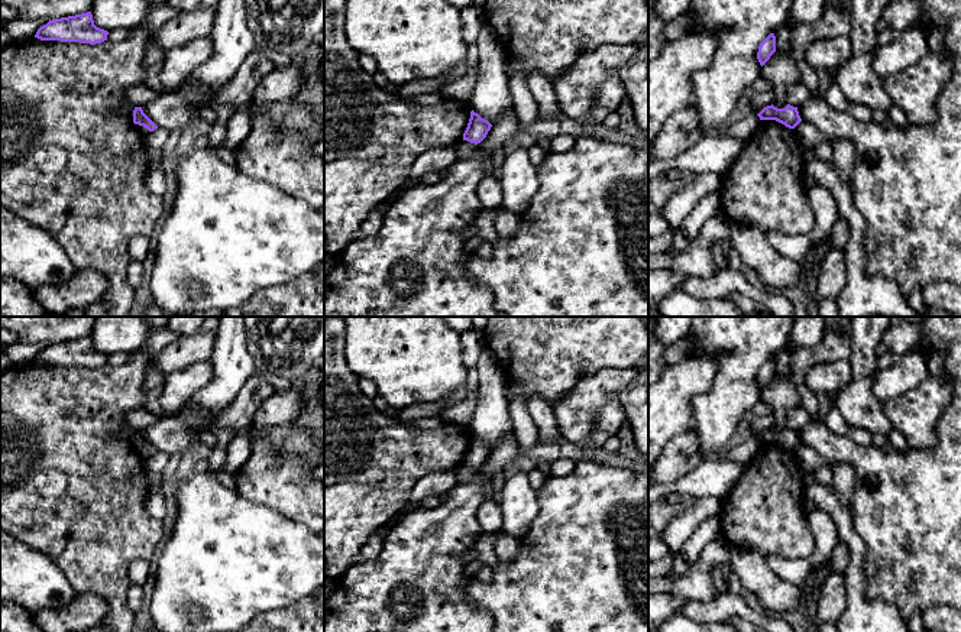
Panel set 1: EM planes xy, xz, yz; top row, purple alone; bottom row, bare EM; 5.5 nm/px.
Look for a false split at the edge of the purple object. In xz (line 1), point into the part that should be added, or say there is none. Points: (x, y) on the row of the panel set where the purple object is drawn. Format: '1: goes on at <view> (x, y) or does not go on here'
1: does not go on here

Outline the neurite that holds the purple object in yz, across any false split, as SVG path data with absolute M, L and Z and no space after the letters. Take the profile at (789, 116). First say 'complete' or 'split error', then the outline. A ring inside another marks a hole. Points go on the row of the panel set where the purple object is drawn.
complete; M773 104L767 106L757 116L760 120L776 120L789 129L795 129L802 121L797 107L790 104L784 108L777 108Z

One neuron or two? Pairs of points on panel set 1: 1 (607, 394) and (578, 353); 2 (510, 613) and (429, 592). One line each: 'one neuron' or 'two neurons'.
1: two neurons
2: two neurons

